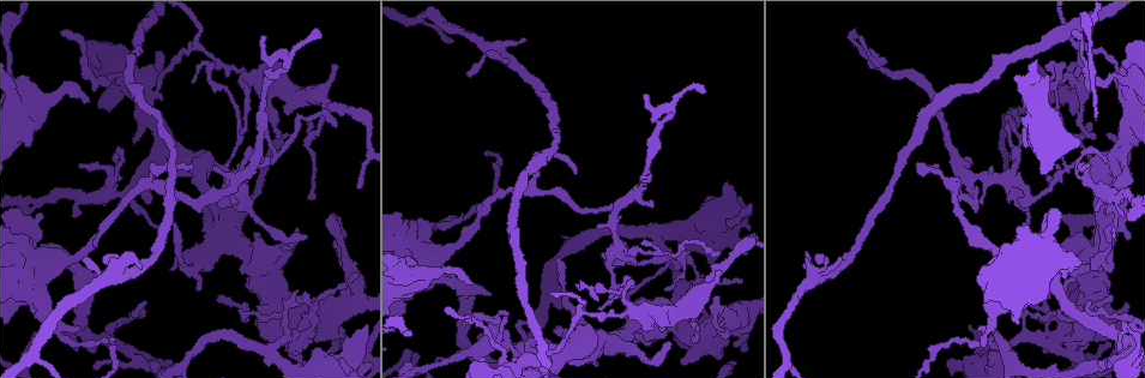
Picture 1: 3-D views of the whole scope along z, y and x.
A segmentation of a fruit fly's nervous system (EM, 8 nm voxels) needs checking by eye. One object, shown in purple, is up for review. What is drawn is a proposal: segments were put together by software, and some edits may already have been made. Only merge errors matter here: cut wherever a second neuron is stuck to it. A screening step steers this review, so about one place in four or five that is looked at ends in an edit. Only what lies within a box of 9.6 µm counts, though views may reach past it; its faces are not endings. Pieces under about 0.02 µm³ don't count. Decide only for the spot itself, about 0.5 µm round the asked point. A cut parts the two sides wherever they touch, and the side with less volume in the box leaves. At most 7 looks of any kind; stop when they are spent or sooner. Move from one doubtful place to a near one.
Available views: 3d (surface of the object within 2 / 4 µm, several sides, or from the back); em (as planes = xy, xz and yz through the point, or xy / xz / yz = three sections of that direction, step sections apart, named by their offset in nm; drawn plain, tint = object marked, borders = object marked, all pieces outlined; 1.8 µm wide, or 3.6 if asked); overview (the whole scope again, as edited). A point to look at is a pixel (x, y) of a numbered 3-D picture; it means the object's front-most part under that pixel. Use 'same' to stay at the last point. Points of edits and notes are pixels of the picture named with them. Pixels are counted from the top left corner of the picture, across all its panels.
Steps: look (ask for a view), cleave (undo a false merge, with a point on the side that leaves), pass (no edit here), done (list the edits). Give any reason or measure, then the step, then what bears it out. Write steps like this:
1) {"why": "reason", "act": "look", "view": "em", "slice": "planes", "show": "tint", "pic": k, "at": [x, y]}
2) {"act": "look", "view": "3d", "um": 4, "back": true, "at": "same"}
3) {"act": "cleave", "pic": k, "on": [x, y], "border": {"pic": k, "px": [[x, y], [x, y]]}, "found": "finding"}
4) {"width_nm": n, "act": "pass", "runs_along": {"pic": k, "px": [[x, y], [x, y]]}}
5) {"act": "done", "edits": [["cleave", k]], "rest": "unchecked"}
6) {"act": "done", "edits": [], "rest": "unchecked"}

{"why": "four-way junction", "act": "look", "view": "em", "slice": "xy", "step": 16, "show": "tint", "pic": 1, "at": [241, 193]}

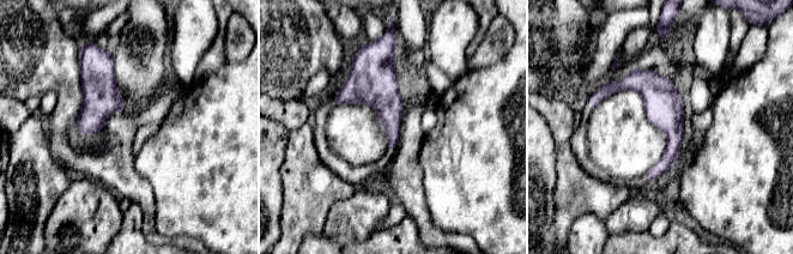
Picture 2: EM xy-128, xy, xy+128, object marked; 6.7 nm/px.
{"why": "cut it another way", "act": "look", "view": "em", "slice": "planes", "show": "tint", "at": "same"}

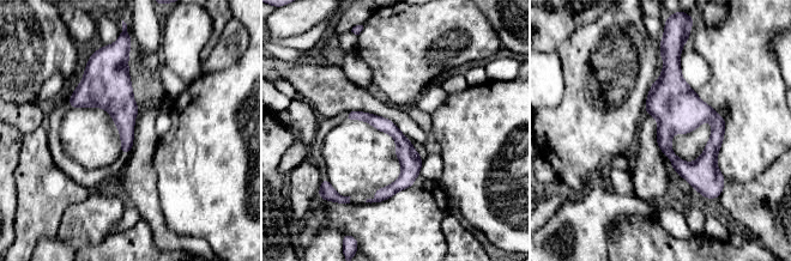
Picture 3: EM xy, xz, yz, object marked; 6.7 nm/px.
{"act": "pass", "runs_along": {"pic": 3, "px": [[670, 61], [665, 147], [705, 192]]}, "found": "continuous, no second neuron"}

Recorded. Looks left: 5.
{"why": "branch point", "act": "look", "view": "3d", "um": 4, "pic": 1, "at": [653, 316]}

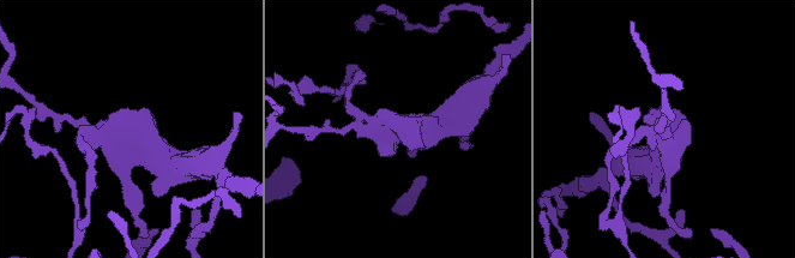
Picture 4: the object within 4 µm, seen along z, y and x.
{"why": "now the EM", "act": "look", "view": "em", "slice": "xy", "step": 16, "show": "tint", "pic": 4, "at": [129, 142]}

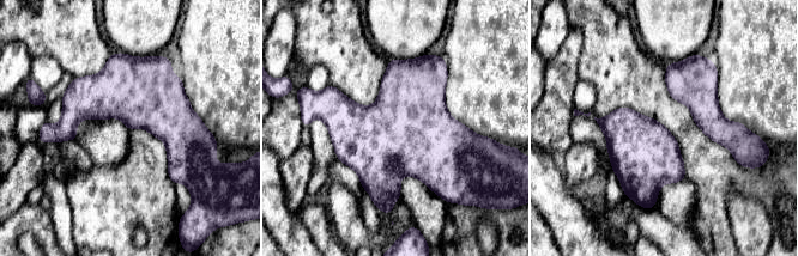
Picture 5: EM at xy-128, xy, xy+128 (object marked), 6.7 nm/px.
{"why": "another direction", "act": "look", "view": "em", "slice": "planes", "show": "tint", "at": "same"}

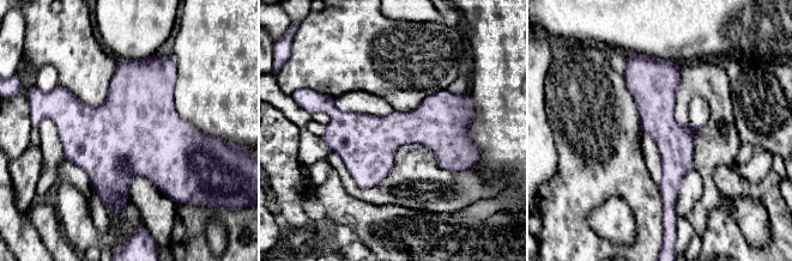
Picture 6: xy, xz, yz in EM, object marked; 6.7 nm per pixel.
{"width_nm": 260, "act": "pass", "found": "all the same neuron"}

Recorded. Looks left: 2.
{"why": "four-way junction", "act": "look", "view": "em", "slice": "planes", "show": "tint", "pic": 1, "at": [1129, 100]}

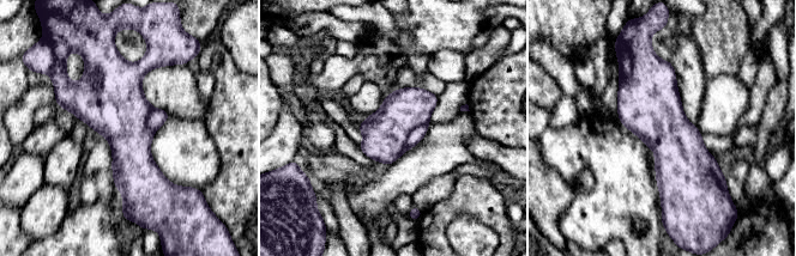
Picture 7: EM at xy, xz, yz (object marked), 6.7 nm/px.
{"width_nm": 360, "act": "cleave", "pic": 7, "on": [385, 133], "found": "two neurons meet here"}

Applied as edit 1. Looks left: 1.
{"act": "done", "edits": [["cleave", 7]], "rest": "unchecked"}

